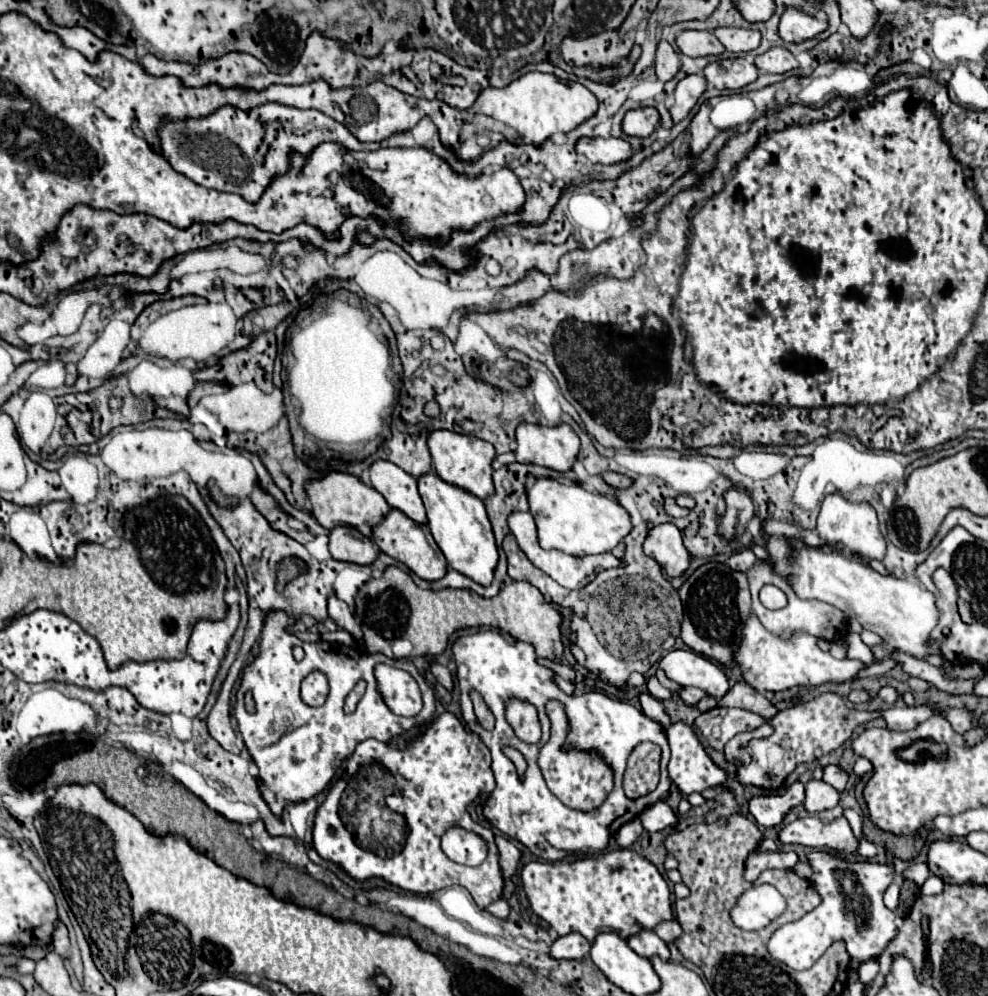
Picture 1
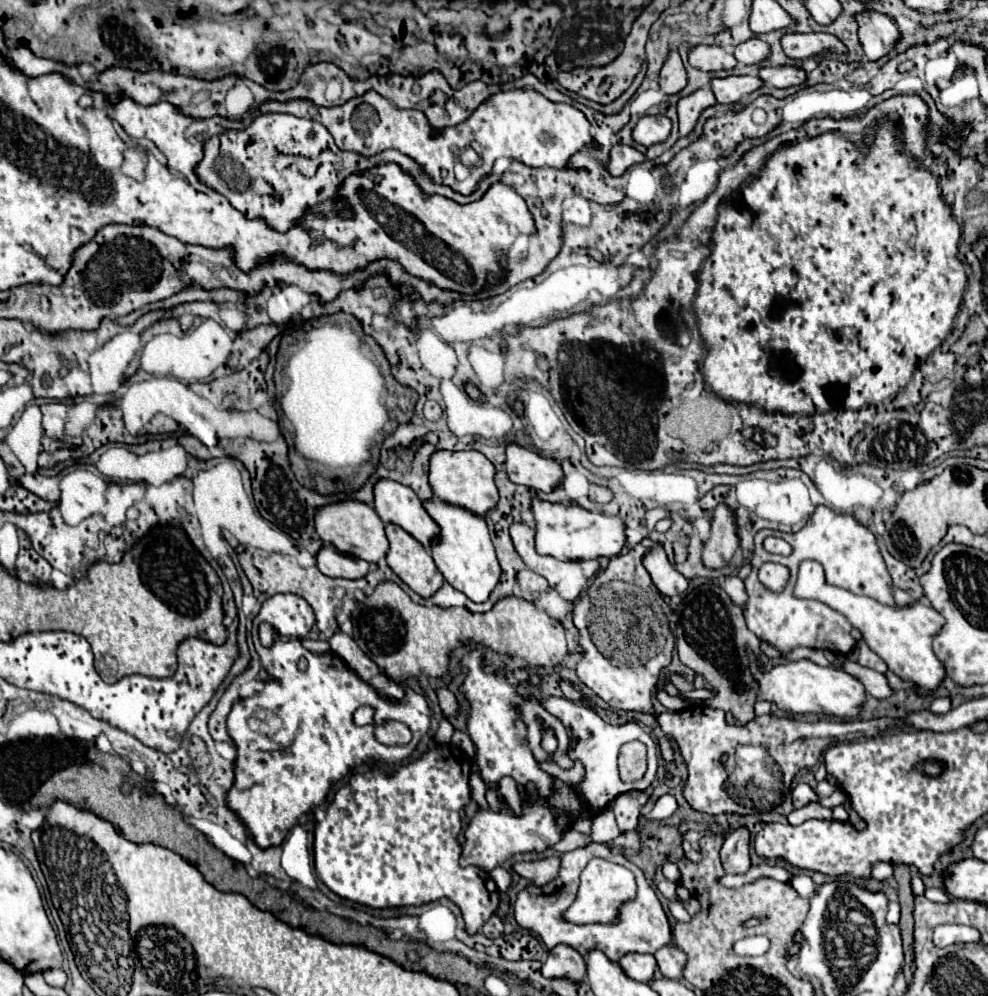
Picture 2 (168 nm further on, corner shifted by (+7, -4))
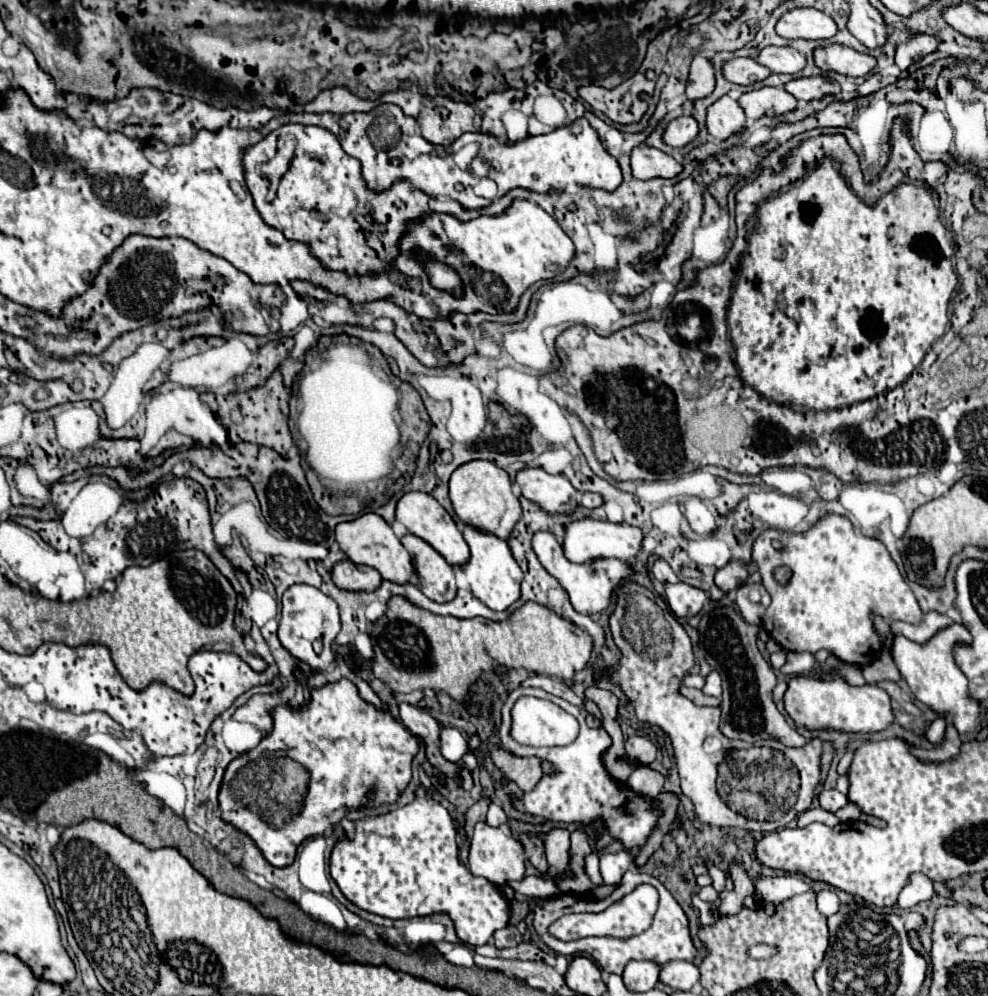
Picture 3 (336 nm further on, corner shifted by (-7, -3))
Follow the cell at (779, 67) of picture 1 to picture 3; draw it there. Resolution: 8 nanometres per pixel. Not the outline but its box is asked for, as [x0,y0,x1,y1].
[784,77,840,101]

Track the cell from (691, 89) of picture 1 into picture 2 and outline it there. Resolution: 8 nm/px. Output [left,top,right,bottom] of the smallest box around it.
[676,86,716,136]

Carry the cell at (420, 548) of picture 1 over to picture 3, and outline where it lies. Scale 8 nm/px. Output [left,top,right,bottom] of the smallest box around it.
[402,533,456,603]

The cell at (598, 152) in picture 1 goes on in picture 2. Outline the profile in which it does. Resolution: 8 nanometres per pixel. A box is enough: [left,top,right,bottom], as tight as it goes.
[606,144,646,176]

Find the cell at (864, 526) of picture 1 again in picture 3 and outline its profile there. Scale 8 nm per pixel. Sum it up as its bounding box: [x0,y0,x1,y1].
[752,515,922,669]

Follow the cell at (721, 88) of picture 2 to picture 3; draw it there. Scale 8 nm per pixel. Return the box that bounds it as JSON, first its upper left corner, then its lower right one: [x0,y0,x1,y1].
[740,87,796,119]

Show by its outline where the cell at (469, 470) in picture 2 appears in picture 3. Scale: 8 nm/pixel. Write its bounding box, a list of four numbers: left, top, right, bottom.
[450,459,522,541]

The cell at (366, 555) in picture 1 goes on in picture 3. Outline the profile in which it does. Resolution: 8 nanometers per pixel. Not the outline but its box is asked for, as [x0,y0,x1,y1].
[332,559,382,591]

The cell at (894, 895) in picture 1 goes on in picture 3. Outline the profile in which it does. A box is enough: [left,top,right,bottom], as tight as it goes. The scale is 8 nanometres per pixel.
[904,911,926,933]

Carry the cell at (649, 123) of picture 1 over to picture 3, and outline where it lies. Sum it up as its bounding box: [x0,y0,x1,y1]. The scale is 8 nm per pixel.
[664,117,698,147]

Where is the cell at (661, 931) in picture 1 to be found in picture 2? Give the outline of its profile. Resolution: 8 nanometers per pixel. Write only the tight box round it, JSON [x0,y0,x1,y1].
[656,944,686,978]

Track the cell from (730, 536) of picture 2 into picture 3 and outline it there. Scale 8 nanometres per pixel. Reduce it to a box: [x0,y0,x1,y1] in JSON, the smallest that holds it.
[716,561,748,593]

